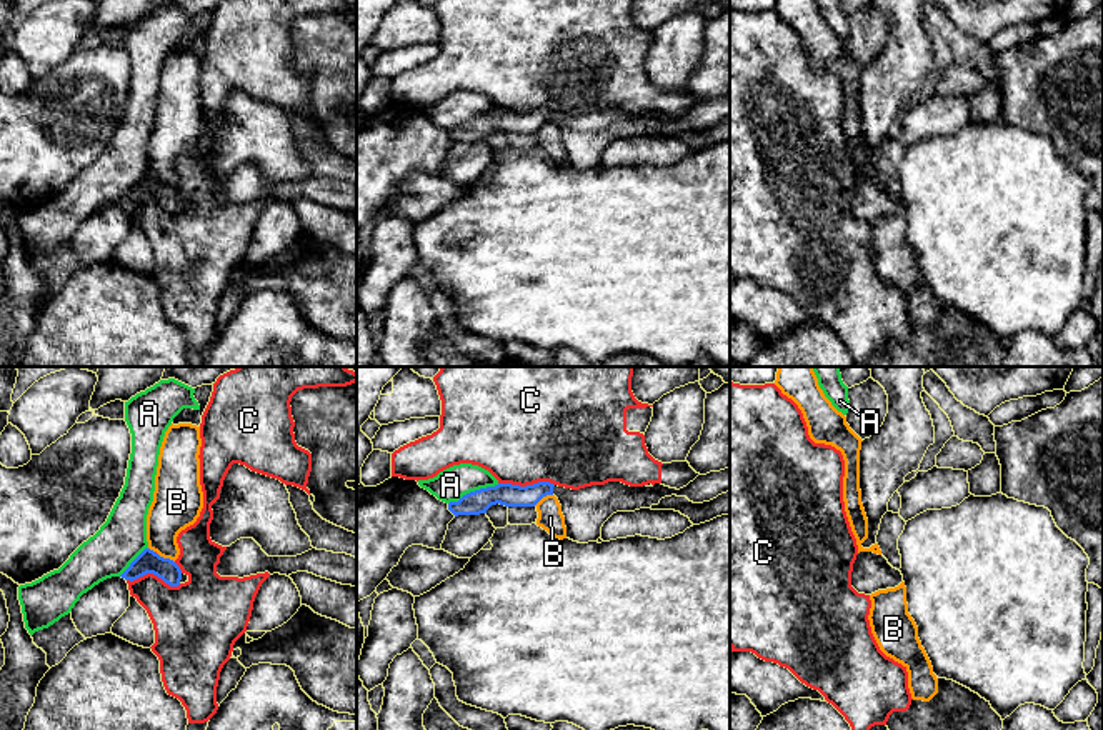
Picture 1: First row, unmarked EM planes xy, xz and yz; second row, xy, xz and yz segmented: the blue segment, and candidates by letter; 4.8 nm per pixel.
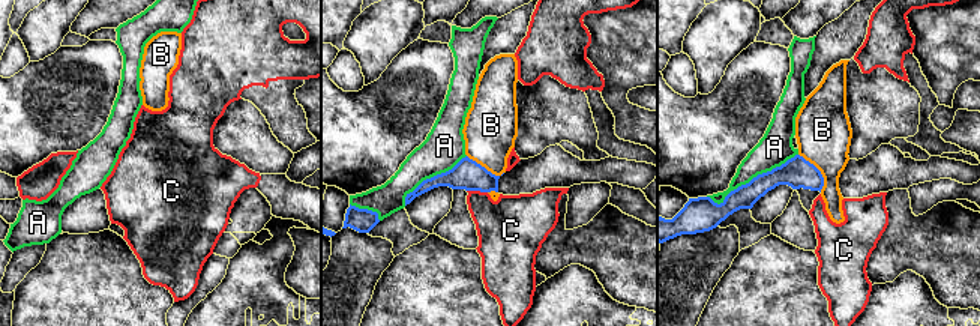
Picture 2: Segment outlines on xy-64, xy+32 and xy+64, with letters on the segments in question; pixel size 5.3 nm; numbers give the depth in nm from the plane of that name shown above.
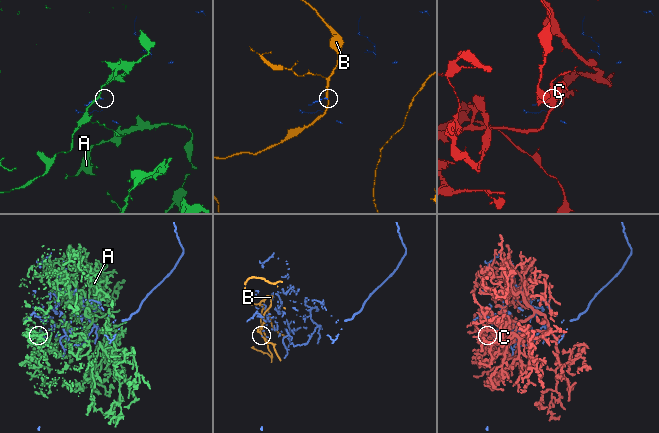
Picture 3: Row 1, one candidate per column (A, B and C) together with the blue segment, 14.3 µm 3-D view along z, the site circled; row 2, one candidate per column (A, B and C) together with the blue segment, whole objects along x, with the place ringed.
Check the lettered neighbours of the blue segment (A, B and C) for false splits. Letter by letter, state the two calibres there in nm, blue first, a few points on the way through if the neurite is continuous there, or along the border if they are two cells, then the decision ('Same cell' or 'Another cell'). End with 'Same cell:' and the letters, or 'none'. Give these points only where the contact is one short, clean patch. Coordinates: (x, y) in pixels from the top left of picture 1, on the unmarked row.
A: Thickness 120 nm (blue) against 160 nm. Another cell
B: Thickness 110 nm (blue) against 120 nm. Boundary: xz (552, 120), (547, 120), (534, 132). Another cell
C: Thickness 110 nm (blue) against 480 nm. Boundary: xz (499, 109), (512, 112), (550, 109), (553, 112). Another cell
Same cell: none

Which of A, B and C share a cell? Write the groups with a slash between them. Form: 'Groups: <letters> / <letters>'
Groups: A / B / C

